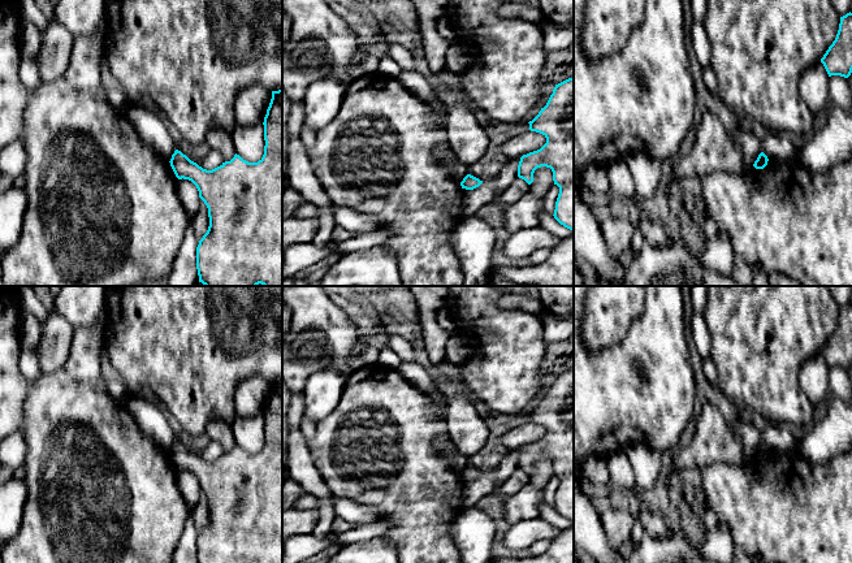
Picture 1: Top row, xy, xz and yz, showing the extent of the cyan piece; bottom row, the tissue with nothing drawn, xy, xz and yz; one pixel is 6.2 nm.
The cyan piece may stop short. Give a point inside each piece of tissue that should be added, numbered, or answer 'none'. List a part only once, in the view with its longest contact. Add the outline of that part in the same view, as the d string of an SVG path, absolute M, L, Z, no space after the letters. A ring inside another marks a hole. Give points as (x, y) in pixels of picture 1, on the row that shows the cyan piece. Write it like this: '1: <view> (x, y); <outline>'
none

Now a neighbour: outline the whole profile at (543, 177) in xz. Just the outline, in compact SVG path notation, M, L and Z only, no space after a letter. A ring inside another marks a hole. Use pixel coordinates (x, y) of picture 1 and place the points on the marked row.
M541 166L533 173L533 182L529 186L529 192L537 198L544 199L548 190L554 185L553 172L550 168Z

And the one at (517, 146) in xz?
M526 131L519 135L511 135L502 144L502 153L510 160L514 157L522 157L529 152L540 150L546 143L545 135L536 131Z

